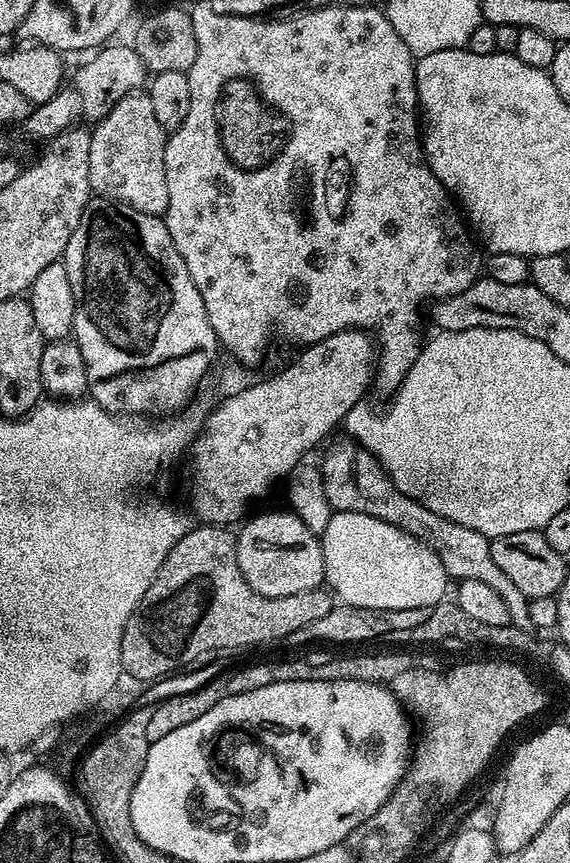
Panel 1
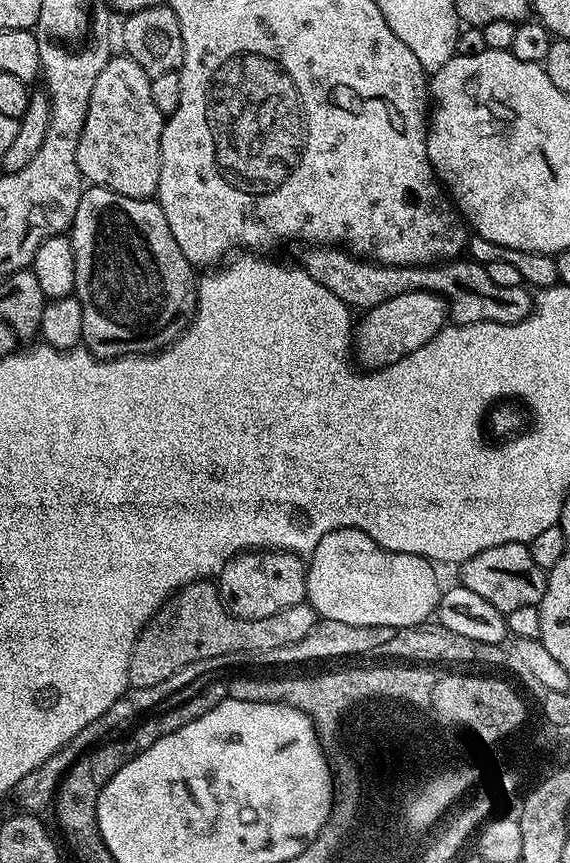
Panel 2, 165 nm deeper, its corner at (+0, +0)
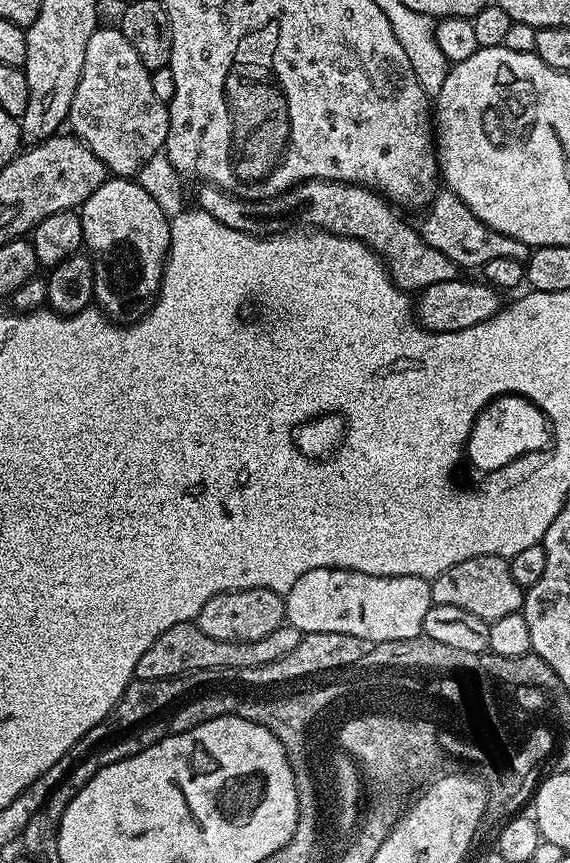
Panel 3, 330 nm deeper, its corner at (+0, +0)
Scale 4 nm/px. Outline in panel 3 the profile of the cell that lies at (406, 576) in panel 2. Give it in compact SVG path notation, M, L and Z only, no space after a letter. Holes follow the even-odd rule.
M315 568L298 582L284 596L284 615L287 623L305 632L329 632L330 634L354 634L372 644L394 642L421 635L424 619L432 609L432 585L420 576L378 576L370 578L361 572L351 572L345 568Z

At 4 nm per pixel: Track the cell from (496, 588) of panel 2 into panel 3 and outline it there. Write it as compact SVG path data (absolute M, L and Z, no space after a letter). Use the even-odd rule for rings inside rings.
M503 556L466 558L466 562L458 562L458 566L450 566L450 570L433 576L430 583L433 604L458 606L458 610L466 610L489 622L506 618L506 614L514 614L524 607L525 589L514 578Z

